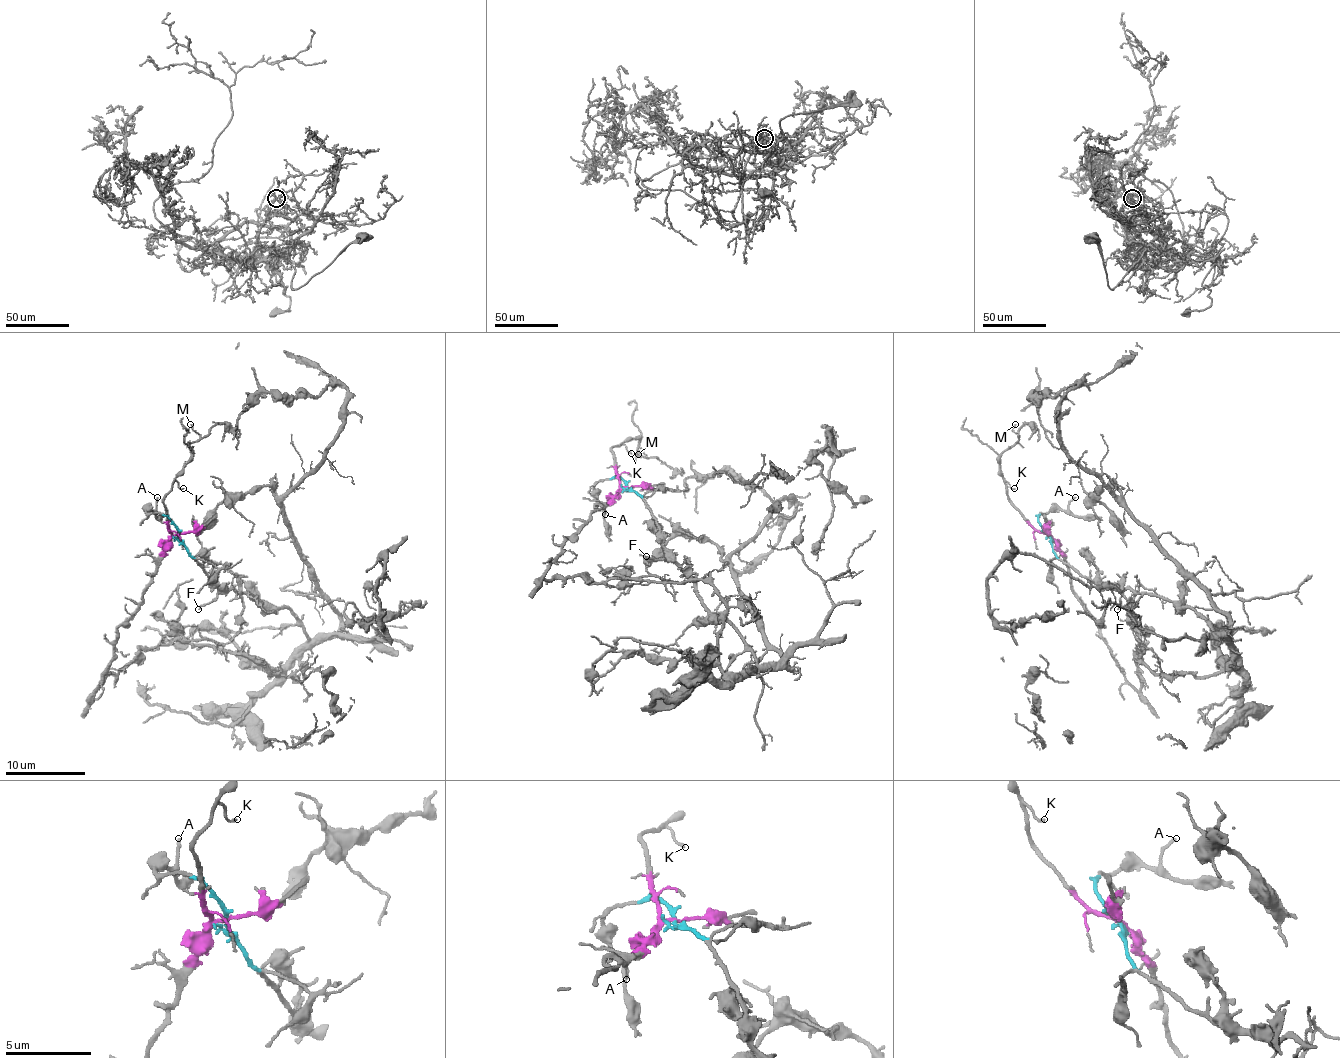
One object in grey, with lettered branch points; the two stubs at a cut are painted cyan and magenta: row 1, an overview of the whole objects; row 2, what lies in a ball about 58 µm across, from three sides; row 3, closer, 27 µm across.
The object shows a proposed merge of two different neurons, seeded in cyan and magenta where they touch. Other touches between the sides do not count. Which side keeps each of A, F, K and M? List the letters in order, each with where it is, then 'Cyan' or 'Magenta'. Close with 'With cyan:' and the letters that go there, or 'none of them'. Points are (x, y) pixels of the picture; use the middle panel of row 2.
A: Place: (605, 514). Cyan
F: Place: (646, 556). Cyan
K: Place: (631, 453). Magenta
M: Place: (638, 454). Magenta
With cyan: A, F

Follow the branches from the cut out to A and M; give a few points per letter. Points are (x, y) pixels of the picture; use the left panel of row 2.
A: (178, 535), (178, 529), (160, 513), (146, 511), (154, 509), (156, 497)
M: (176, 535), (170, 531), (164, 499), (176, 474), (190, 458), (190, 444), (200, 438), (190, 424)

